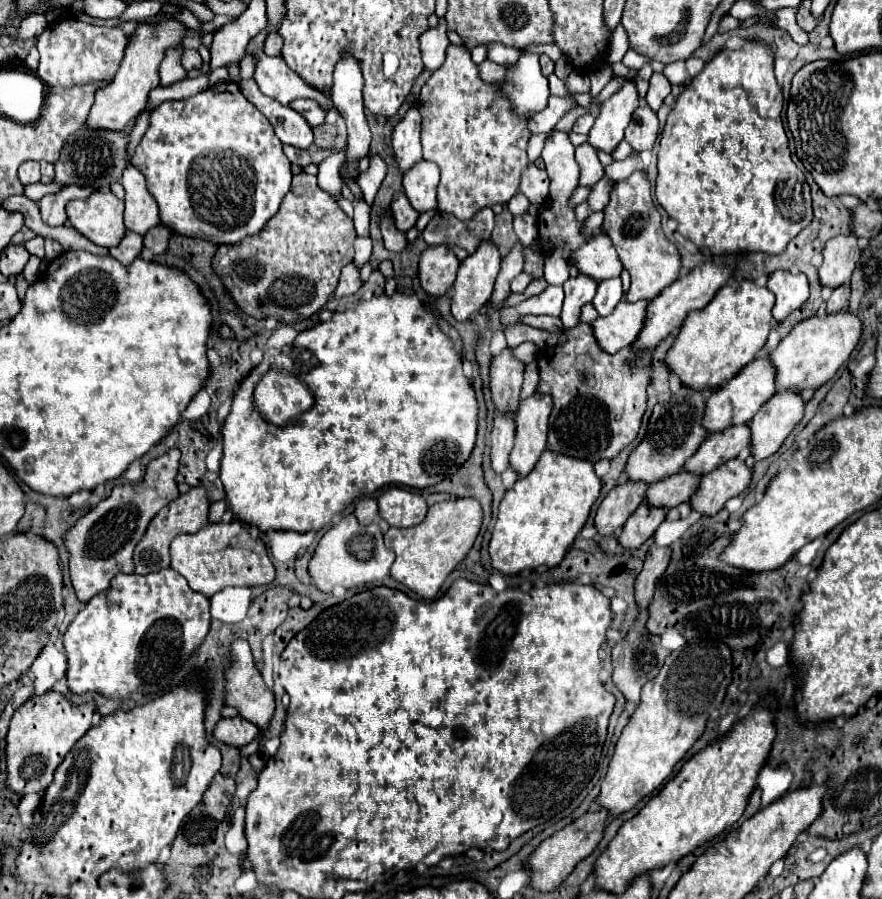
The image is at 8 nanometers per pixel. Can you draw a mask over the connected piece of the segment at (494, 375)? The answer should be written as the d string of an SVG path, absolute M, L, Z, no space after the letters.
M511 347L503 349L501 355L493 357L493 361L491 361L491 393L493 393L493 401L495 401L497 409L515 409L519 405L519 391L521 391L521 383L523 383L523 371L525 371L525 363L521 363L519 359L513 357Z

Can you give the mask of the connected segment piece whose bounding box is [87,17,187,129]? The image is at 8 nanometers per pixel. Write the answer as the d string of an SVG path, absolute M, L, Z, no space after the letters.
M163 17L157 23L139 23L135 33L129 37L125 47L123 63L113 79L113 85L99 89L95 93L95 103L91 107L87 125L93 129L123 129L131 119L135 119L149 101L149 93L159 87L159 65L167 49L175 49L183 43L187 27L175 17Z

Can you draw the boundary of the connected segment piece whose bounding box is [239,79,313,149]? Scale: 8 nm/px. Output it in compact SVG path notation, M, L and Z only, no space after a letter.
M253 79L241 81L239 87L241 87L243 95L269 119L269 123L275 129L275 135L283 143L293 145L297 149L307 149L313 143L313 129L297 111L293 111L291 107L285 107L285 105L277 103L275 99L263 95L257 89L257 83Z

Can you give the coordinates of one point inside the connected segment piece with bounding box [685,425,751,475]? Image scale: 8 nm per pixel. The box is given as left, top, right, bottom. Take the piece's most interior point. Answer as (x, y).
(727, 444)

